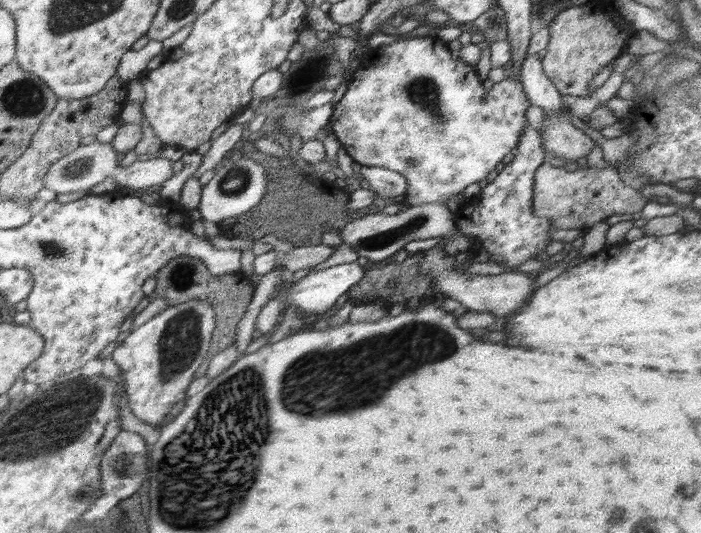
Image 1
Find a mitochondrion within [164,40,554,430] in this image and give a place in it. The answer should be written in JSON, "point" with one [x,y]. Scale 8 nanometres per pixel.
{"point":[424,91]}

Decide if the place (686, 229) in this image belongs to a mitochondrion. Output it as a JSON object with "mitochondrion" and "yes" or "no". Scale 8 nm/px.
{"mitochondrion":"no"}

